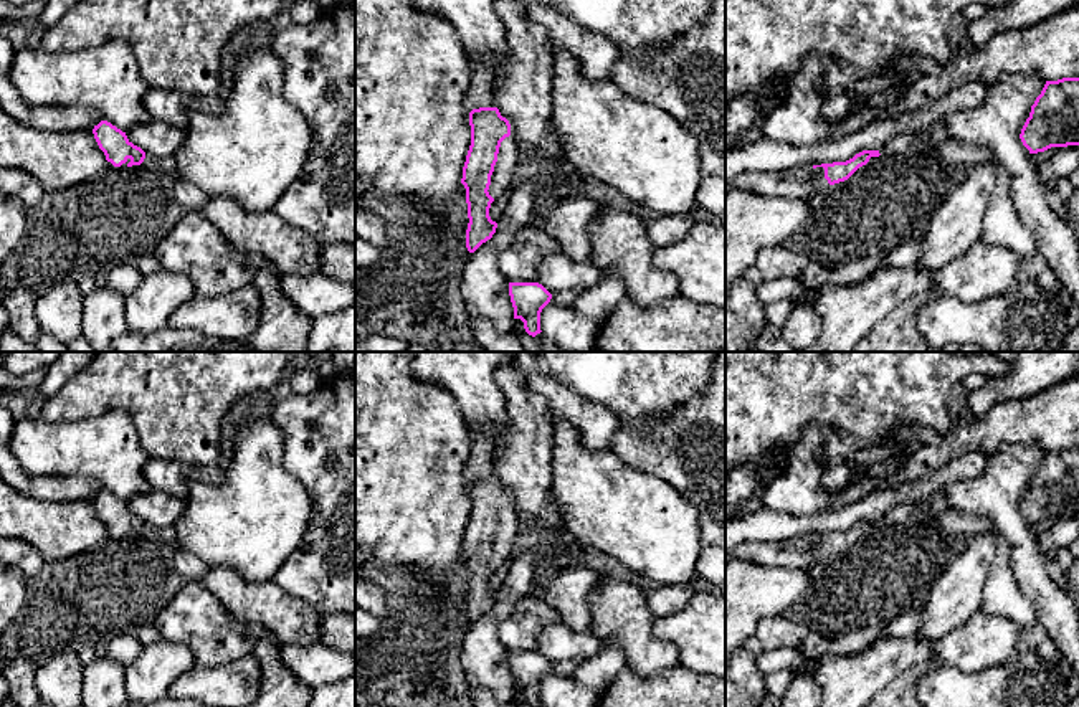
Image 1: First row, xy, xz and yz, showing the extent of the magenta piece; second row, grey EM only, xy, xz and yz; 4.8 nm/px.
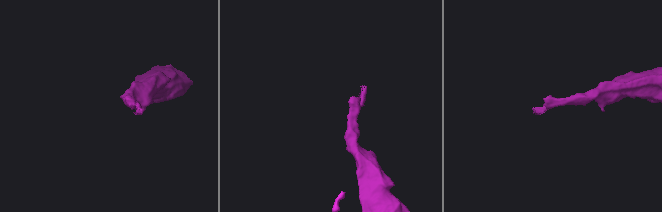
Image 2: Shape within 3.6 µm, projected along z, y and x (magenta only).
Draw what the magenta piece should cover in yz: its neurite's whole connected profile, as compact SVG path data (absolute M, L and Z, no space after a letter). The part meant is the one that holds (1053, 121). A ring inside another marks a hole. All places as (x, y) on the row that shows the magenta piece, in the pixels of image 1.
M1079 78L1046 81L1020 139L1029 154L1079 145Z

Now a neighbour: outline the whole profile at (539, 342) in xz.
M512 319L511 334L522 344L527 352L565 352L554 345L542 332L535 337L529 335L520 319Z

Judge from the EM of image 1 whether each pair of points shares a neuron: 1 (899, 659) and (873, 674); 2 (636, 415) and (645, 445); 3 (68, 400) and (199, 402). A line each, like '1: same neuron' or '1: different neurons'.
1: same neuron
2: different neurons
3: same neuron

